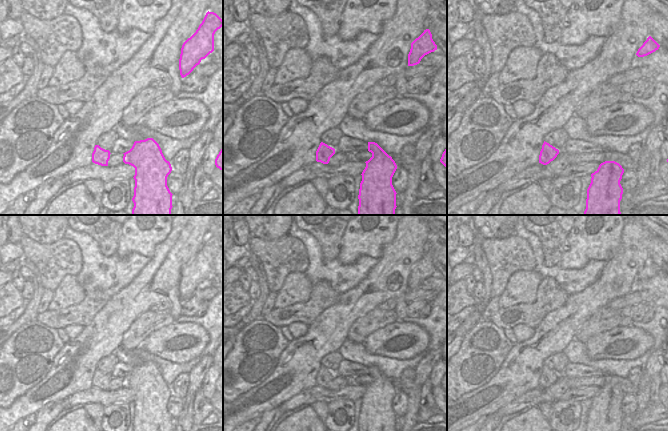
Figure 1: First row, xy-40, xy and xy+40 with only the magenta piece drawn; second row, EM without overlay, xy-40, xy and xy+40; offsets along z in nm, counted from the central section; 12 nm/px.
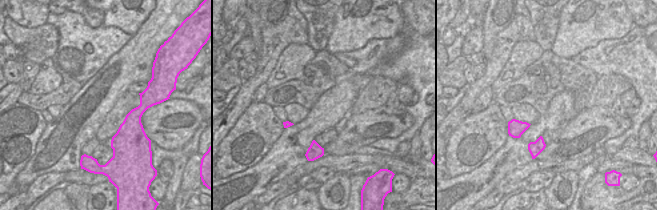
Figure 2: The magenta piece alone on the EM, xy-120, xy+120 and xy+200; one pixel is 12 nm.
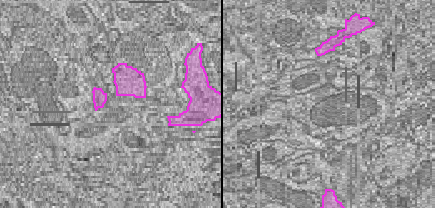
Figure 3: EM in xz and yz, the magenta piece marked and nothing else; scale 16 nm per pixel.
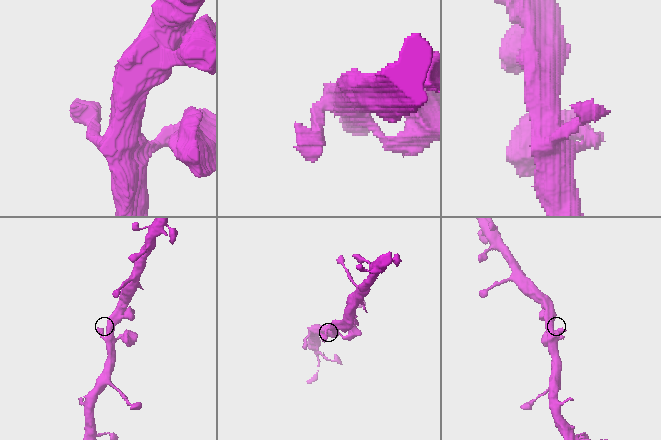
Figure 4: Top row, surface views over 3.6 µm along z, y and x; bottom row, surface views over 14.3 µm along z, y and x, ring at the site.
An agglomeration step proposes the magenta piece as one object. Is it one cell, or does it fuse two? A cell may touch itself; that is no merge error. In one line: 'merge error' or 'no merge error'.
no merge error

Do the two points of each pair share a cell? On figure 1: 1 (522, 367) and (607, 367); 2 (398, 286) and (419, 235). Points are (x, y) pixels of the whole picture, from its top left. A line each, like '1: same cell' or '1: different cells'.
1: different cells
2: same cell

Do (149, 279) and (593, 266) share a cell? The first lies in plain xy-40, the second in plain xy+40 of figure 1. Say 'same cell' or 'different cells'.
different cells

